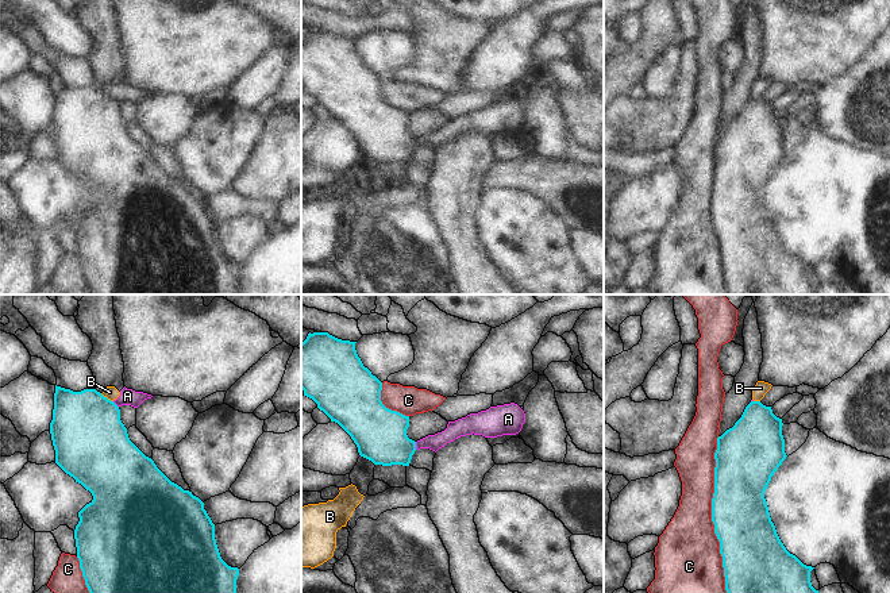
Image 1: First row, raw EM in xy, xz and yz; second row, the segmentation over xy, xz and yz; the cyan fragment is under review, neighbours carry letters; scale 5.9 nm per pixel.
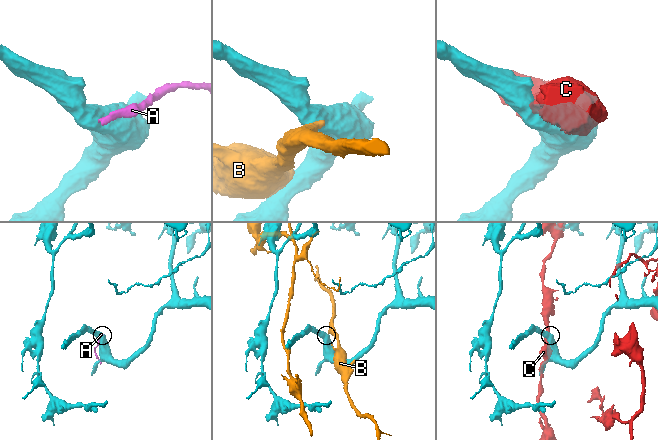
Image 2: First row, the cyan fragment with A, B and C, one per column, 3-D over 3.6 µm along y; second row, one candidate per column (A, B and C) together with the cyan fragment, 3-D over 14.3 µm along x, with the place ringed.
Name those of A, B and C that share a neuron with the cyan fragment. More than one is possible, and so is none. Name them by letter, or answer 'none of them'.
none of them

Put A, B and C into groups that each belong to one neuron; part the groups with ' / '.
A B / C

